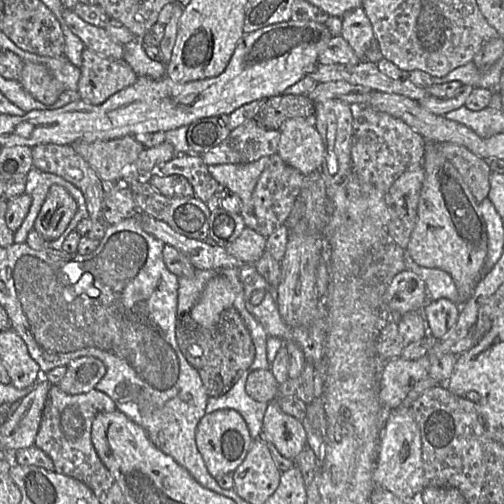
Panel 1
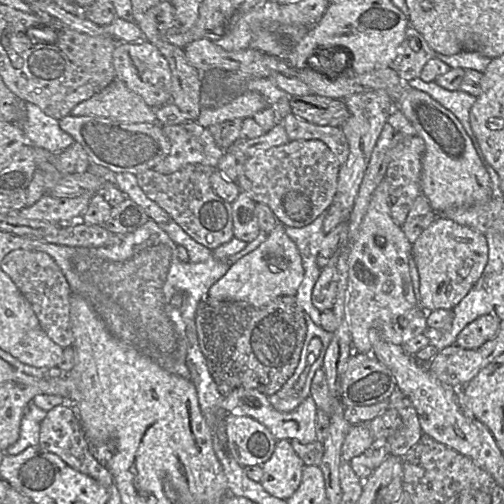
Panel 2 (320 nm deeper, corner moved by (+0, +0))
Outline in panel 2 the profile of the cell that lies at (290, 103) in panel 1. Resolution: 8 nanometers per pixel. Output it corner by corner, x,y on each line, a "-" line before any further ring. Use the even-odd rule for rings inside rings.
315,94
290,97
291,114
312,124
342,127
350,116
342,99

